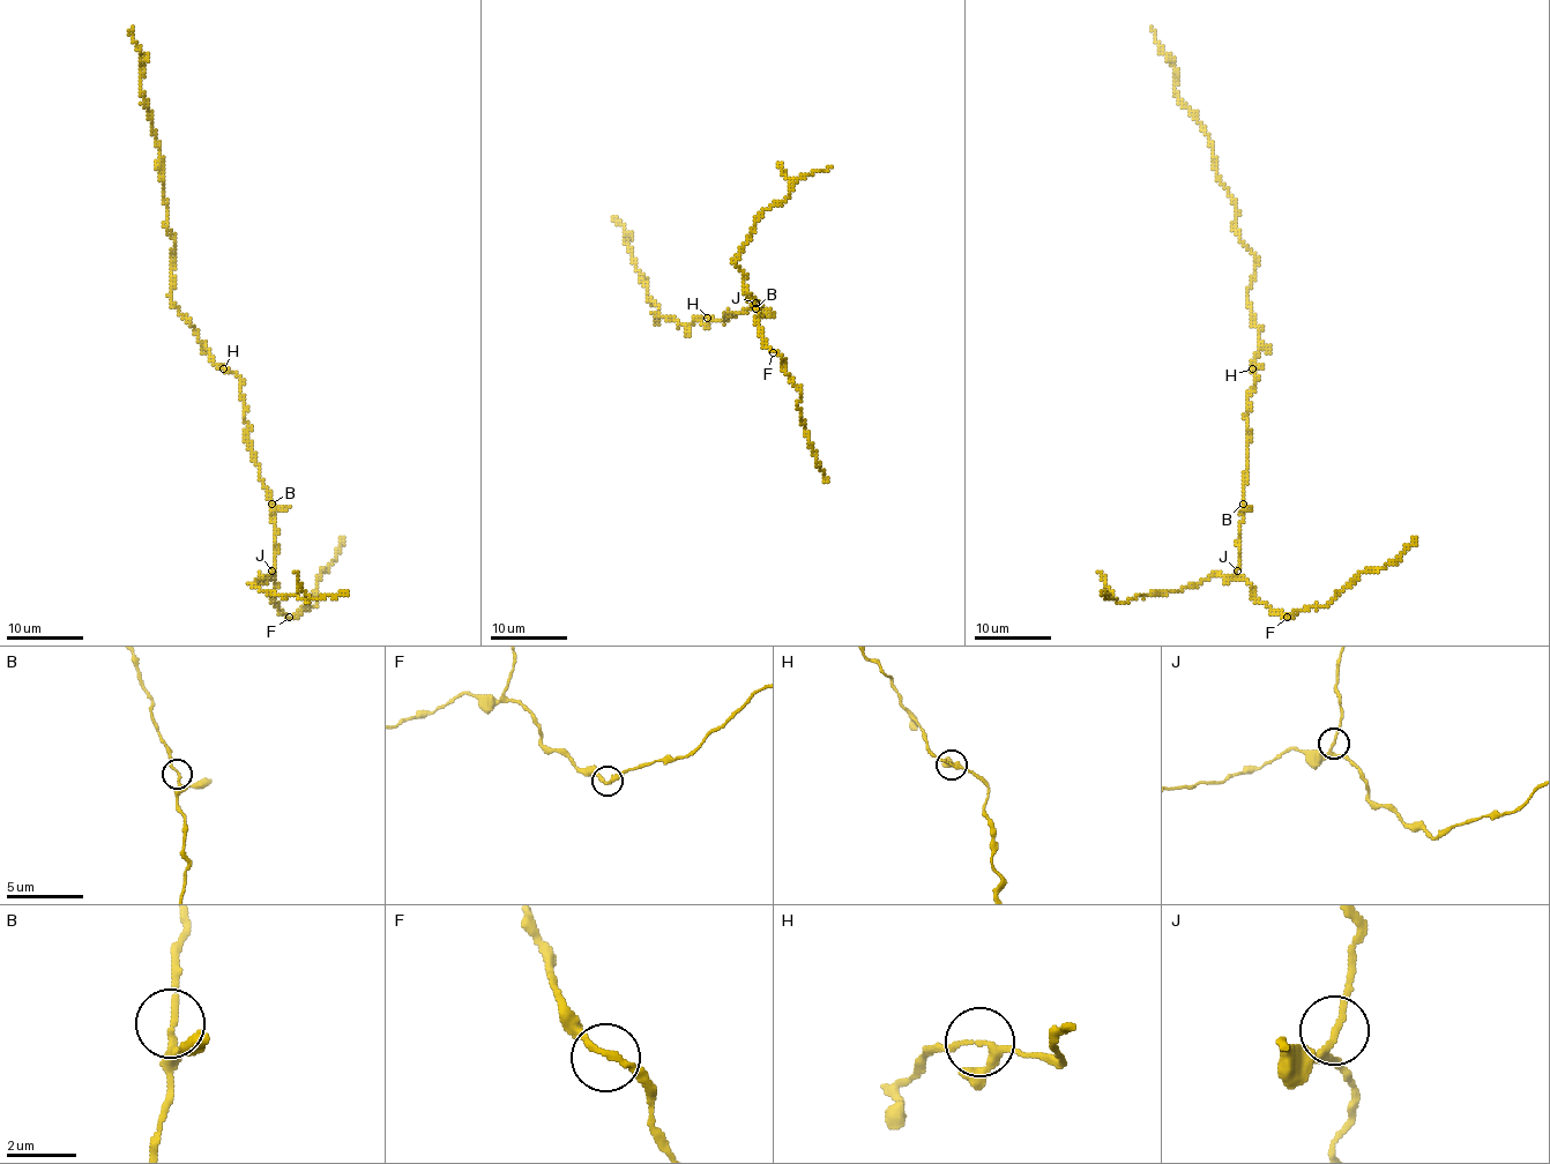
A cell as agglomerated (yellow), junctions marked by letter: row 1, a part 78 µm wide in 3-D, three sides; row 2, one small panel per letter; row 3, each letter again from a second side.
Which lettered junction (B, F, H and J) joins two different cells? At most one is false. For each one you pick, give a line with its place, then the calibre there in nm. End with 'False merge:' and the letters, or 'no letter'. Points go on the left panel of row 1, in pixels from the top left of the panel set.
False merge: no letter

